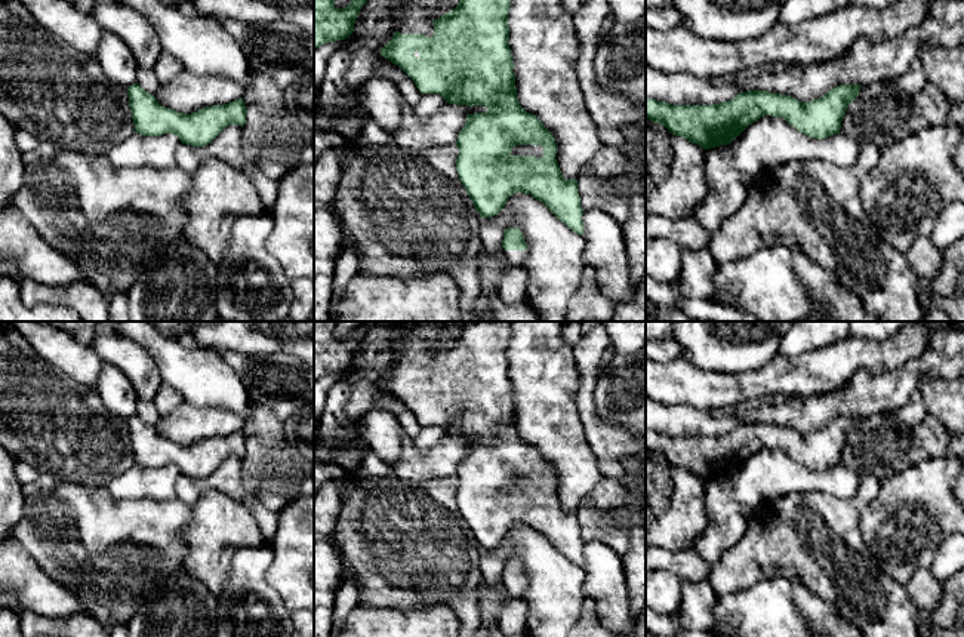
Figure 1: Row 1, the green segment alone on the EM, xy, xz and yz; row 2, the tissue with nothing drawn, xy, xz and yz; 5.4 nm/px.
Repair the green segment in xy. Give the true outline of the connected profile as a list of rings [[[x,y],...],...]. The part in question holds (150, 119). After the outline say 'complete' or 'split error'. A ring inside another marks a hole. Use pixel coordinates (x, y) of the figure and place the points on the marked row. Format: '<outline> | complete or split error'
[[[138,83],[127,87],[135,132],[144,136],[178,135],[182,144],[210,144],[227,126],[246,123],[243,98],[228,104],[201,108],[191,114],[178,113],[158,104],[154,95]]] | complete

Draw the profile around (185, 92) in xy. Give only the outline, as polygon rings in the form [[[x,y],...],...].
[[[182,70],[154,93],[160,105],[191,114],[206,107],[222,105],[243,98],[244,89],[222,77],[195,76]]]

